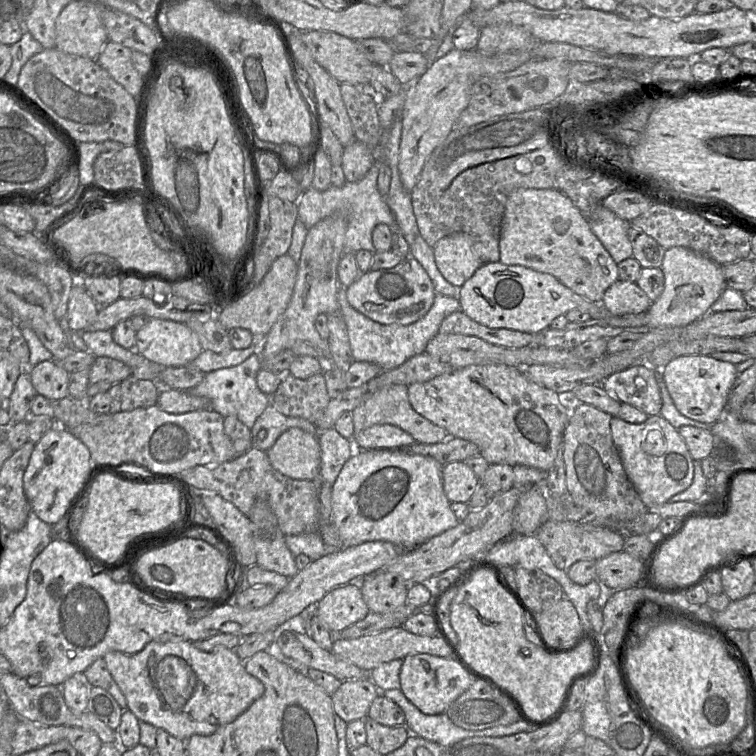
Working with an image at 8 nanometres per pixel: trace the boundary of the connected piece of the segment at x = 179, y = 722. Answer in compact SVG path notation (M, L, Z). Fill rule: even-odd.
M149 642L141 651L126 654L111 651L104 655L108 670L126 698L128 709L138 720L163 729L186 742L193 735L209 736L221 726L234 721L265 691L263 683L249 674L236 652L216 647L209 652L199 650L193 642Z

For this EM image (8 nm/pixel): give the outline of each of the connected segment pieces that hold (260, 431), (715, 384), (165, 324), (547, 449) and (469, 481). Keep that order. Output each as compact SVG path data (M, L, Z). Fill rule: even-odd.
M270 403L250 429L252 446L266 452L283 432L294 427L317 437L320 432L324 432L319 431L314 424L303 418L283 415Z
M711 355L678 356L661 369L661 377L677 410L687 418L705 424L714 424L724 415L737 376L736 365L717 360Z
M155 318L136 332L134 350L165 367L188 365L203 351L197 334L185 323Z
M505 364L466 366L427 382L411 384L408 398L418 414L445 429L449 438L461 438L477 445L480 456L489 464L524 465L544 472L554 463L571 412L568 398L529 380L520 368Z
M454 461L443 465L442 483L444 493L451 503L468 503L480 479L463 461Z

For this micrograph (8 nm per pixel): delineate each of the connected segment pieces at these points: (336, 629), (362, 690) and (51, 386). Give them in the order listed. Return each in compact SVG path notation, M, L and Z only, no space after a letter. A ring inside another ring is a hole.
M359 581L334 588L316 605L318 619L334 635L363 620L369 613Z
M369 678L342 681L331 696L334 712L346 723L365 719L373 700L381 693Z
M56 361L40 362L28 369L36 394L48 400L60 400L68 396L69 373L57 365Z

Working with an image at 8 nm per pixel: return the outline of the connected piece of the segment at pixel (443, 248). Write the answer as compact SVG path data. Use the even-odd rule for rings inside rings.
M466 233L441 238L433 247L436 265L443 277L460 288L483 265L473 251L473 240Z

